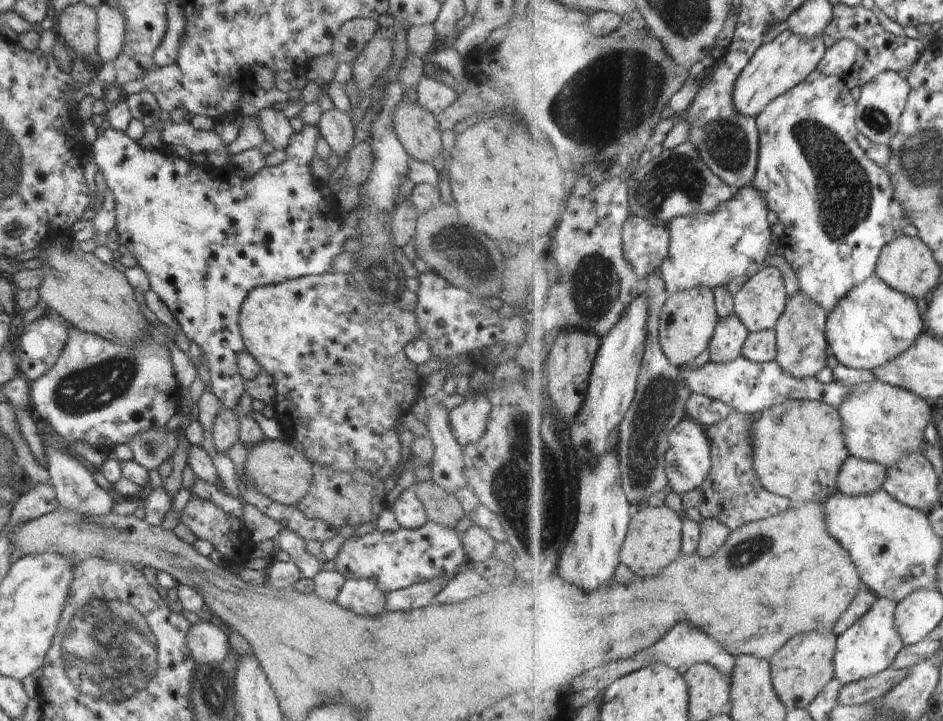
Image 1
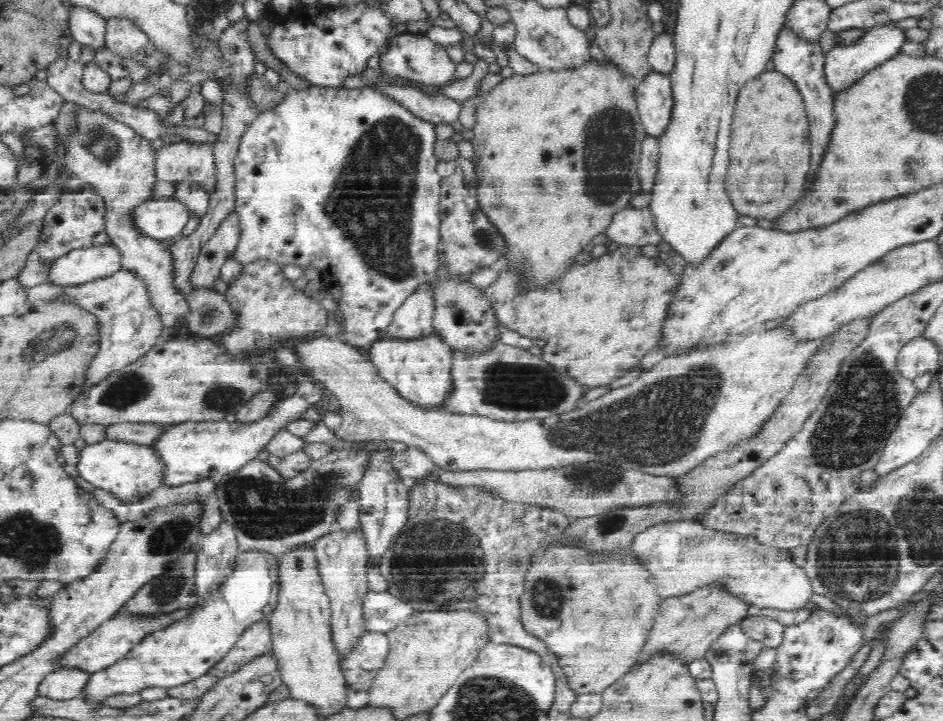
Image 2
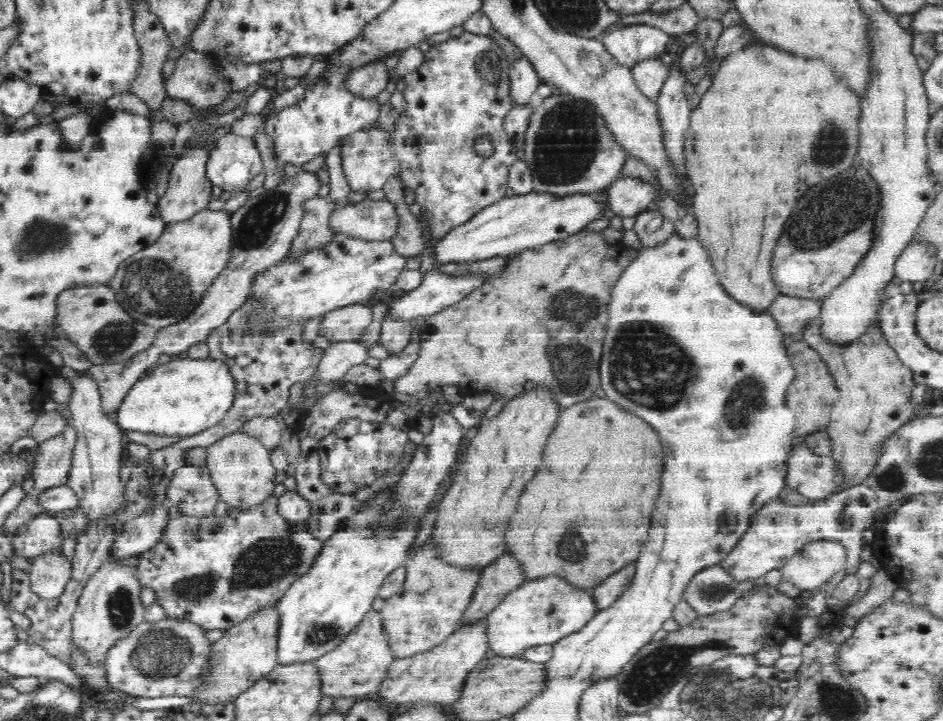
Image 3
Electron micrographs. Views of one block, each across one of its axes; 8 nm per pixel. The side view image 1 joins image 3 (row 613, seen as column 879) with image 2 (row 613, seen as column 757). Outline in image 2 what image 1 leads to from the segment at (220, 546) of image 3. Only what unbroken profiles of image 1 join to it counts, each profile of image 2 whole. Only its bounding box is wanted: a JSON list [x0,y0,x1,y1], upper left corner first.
[53,610,190,677]

